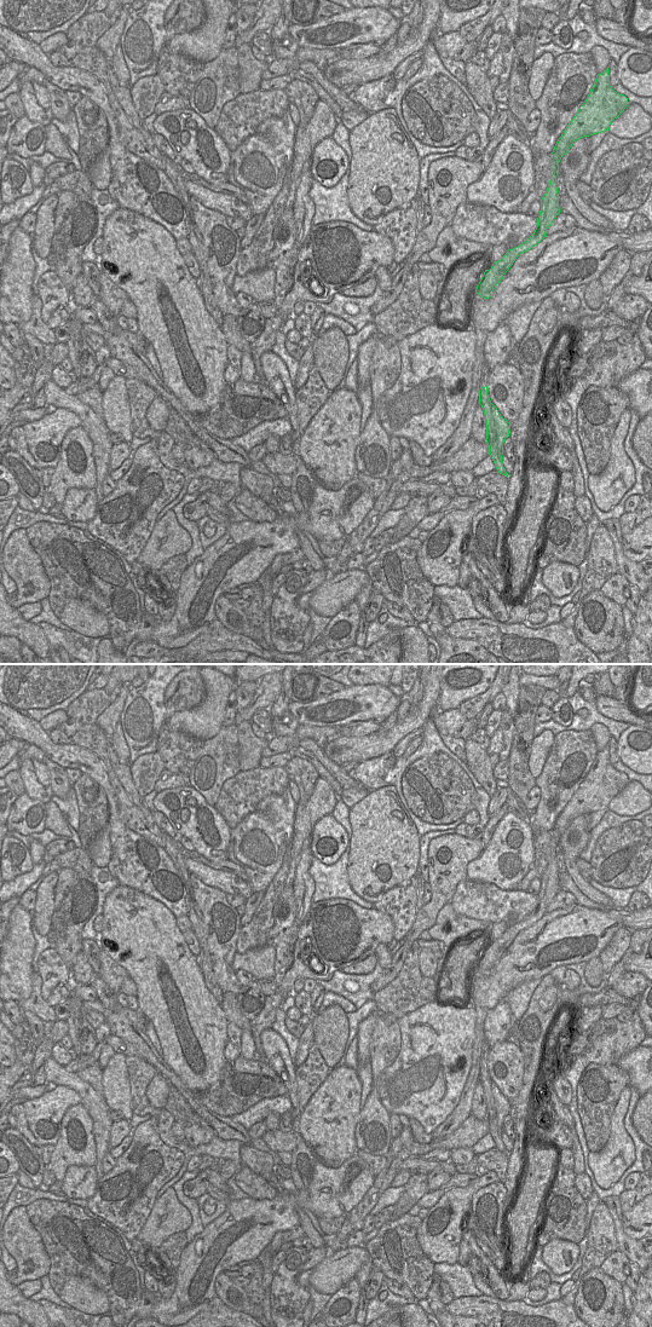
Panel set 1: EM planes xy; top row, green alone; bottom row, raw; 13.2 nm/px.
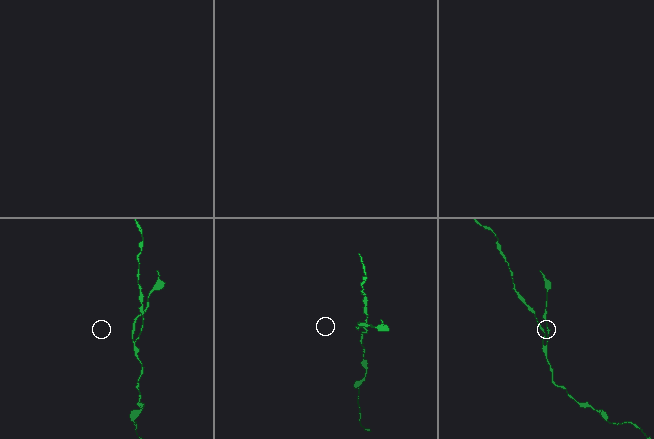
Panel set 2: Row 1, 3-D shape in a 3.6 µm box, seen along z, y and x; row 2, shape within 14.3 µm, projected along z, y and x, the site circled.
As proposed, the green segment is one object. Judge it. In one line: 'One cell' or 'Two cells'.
Two cells.

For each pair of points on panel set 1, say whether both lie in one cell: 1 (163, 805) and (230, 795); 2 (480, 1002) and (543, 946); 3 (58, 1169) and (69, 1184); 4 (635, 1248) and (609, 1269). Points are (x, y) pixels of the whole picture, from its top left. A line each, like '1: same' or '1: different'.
1: different
2: same
3: different
4: different

